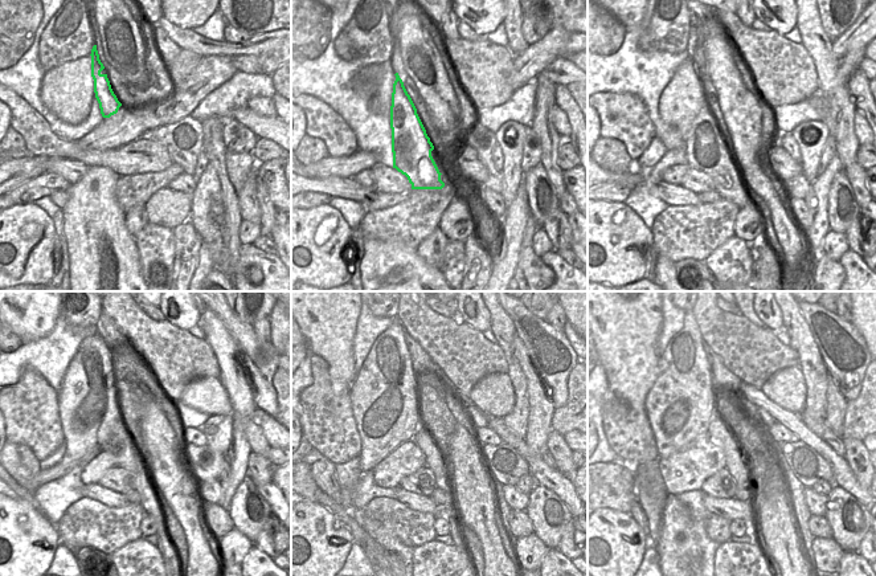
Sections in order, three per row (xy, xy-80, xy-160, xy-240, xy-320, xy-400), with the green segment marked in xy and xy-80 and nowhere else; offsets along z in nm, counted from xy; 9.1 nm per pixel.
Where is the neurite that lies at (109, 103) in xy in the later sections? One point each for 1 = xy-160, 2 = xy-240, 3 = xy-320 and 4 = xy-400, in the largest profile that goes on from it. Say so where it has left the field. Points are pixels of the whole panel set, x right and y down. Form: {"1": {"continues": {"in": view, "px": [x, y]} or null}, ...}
{"1": {"continues": {"in": "xy-160", "px": [707, 151]}}, "2": {"continues": {"in": "xy-240", "px": [121, 444]}}, "3": {"continues": {"in": "xy-320", "px": [455, 531]}}, "4": {"continues": {"in": "xy-400", "px": [750, 530]}}}

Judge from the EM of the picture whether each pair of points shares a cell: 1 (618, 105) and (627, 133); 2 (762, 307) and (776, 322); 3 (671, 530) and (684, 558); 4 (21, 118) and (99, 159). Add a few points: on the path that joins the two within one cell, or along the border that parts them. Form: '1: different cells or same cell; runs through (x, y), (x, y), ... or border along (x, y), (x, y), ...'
1: same cell; runs through (618, 111), (627, 121), (627, 126)
2: same cell; runs through (766, 311), (772, 318)
3: same cell; runs through (676, 536), (678, 551)
4: same cell; runs through (41, 135), (57, 148), (70, 150), (80, 155)

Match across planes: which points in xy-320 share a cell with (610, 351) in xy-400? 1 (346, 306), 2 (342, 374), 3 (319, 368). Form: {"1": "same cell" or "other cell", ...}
{"1": "same cell", "2": "same cell", "3": "other cell"}

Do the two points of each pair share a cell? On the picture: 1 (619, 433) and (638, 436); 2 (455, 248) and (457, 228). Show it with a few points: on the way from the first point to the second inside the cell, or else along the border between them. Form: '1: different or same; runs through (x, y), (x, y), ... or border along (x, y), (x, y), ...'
1: same; runs through (623, 433), (634, 436)
2: different; border along (449, 239), (463, 241)

